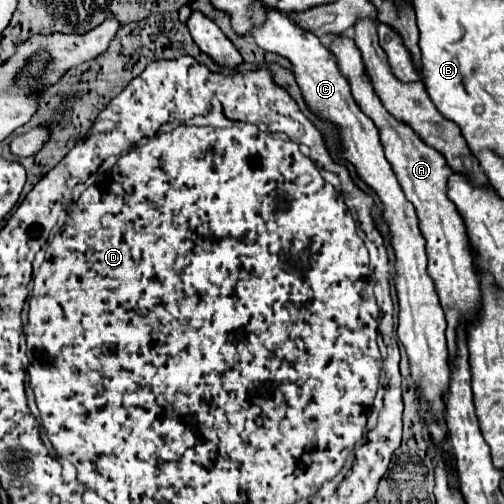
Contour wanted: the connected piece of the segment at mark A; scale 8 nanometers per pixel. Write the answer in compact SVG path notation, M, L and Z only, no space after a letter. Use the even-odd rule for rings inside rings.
M336 37L330 51L336 57L342 75L348 79L356 103L378 127L380 141L382 141L384 151L386 151L386 159L392 163L392 169L394 169L394 173L396 173L396 177L402 185L402 191L404 191L406 199L412 201L412 205L416 207L416 215L418 215L418 221L420 221L420 231L426 239L428 275L434 279L442 309L446 313L448 351L450 351L450 357L454 357L458 321L460 321L460 317L464 317L466 323L470 323L472 315L478 311L478 307L480 307L480 285L478 285L478 279L476 279L476 273L474 273L474 267L472 267L472 251L470 251L470 245L468 245L470 241L468 241L468 235L466 235L464 221L462 221L460 213L456 211L454 203L446 195L446 181L452 175L452 169L448 167L448 163L444 163L444 157L436 149L428 147L412 131L412 127L392 119L392 115L388 115L388 111L384 111L384 105L380 103L376 93L372 91L370 79L364 75L366 71L364 71L362 55L360 55L360 49L356 47L356 43L352 39Z

